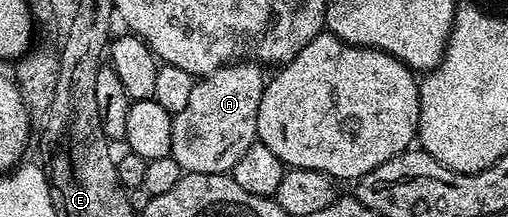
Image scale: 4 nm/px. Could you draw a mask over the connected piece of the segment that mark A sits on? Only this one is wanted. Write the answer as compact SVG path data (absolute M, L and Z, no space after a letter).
M232 62L196 82L185 109L172 118L170 156L184 173L226 175L241 161L249 145L257 141L257 109L265 86L265 74L251 63Z

